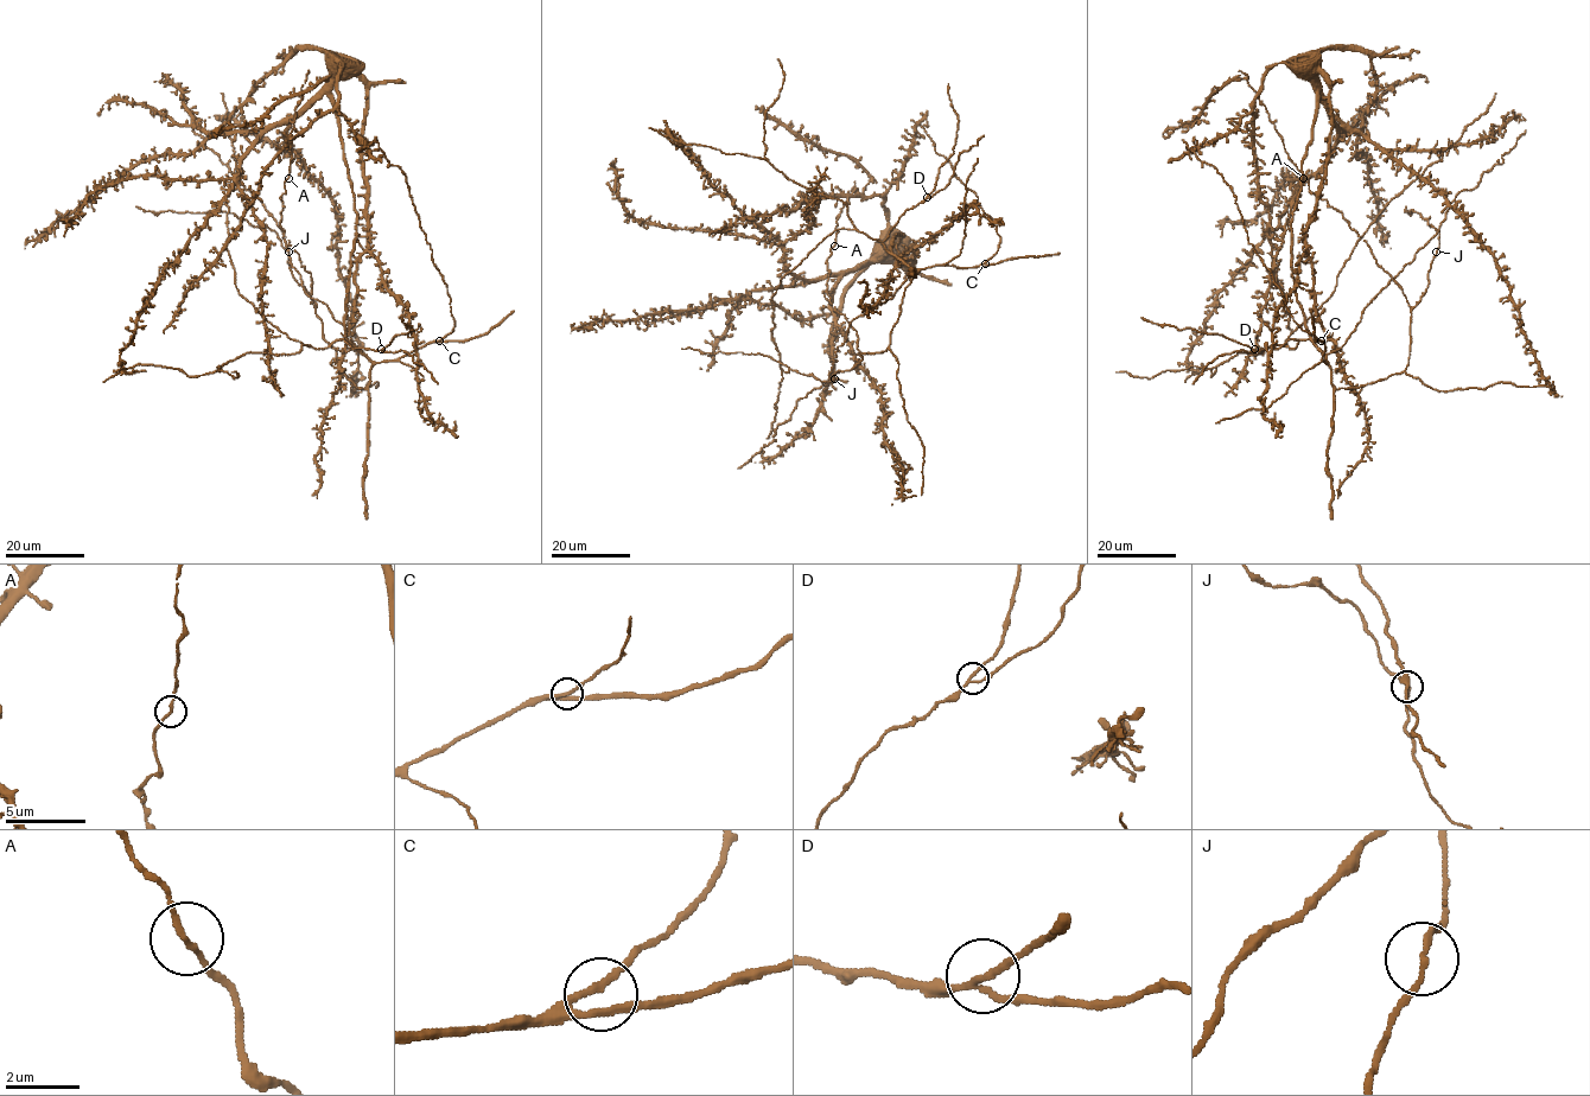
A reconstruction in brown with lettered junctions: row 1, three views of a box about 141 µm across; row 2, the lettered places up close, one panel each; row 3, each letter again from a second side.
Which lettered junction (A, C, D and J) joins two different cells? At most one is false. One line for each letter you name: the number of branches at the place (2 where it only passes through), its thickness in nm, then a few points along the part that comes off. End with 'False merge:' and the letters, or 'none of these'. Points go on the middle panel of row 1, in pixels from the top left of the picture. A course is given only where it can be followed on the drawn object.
J: Branches: 3. Thickness 130 nm. Course of the part to remove: (834, 378), (822, 382), (763, 355), (701, 352), (681, 348)
False merge: J

